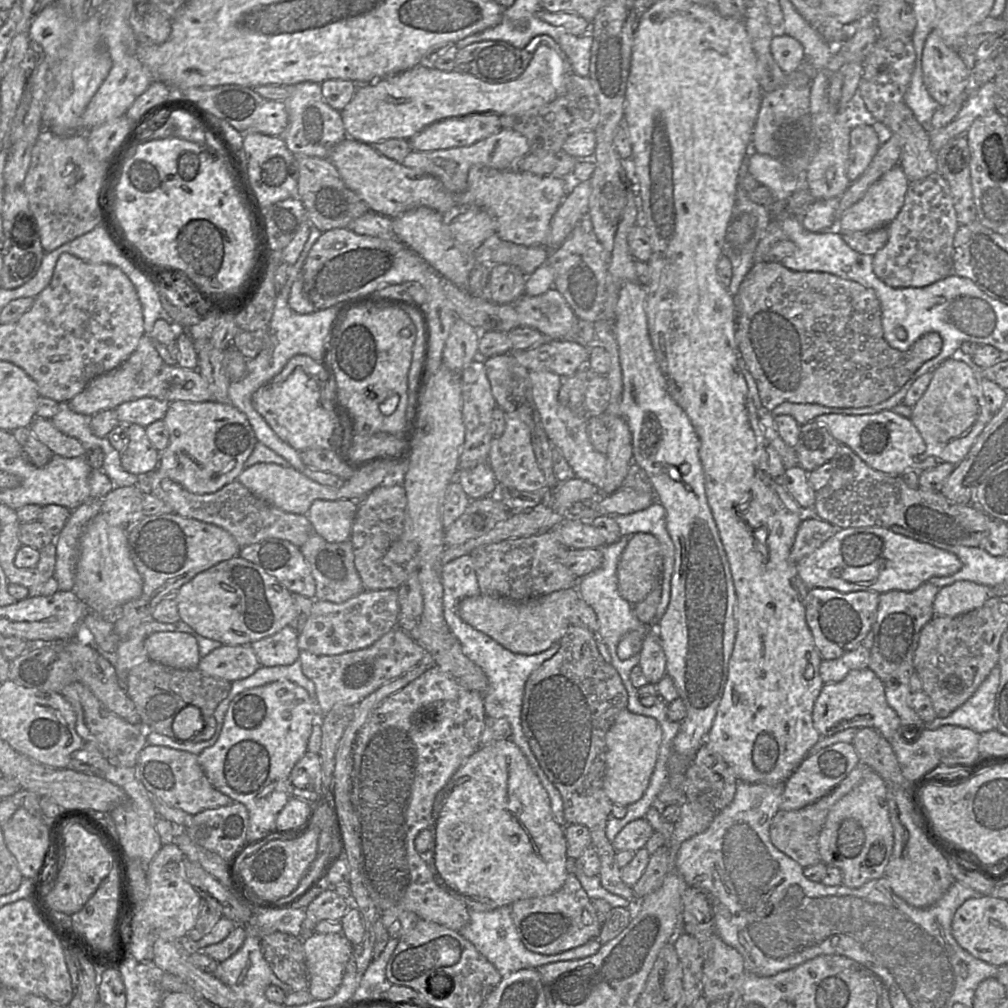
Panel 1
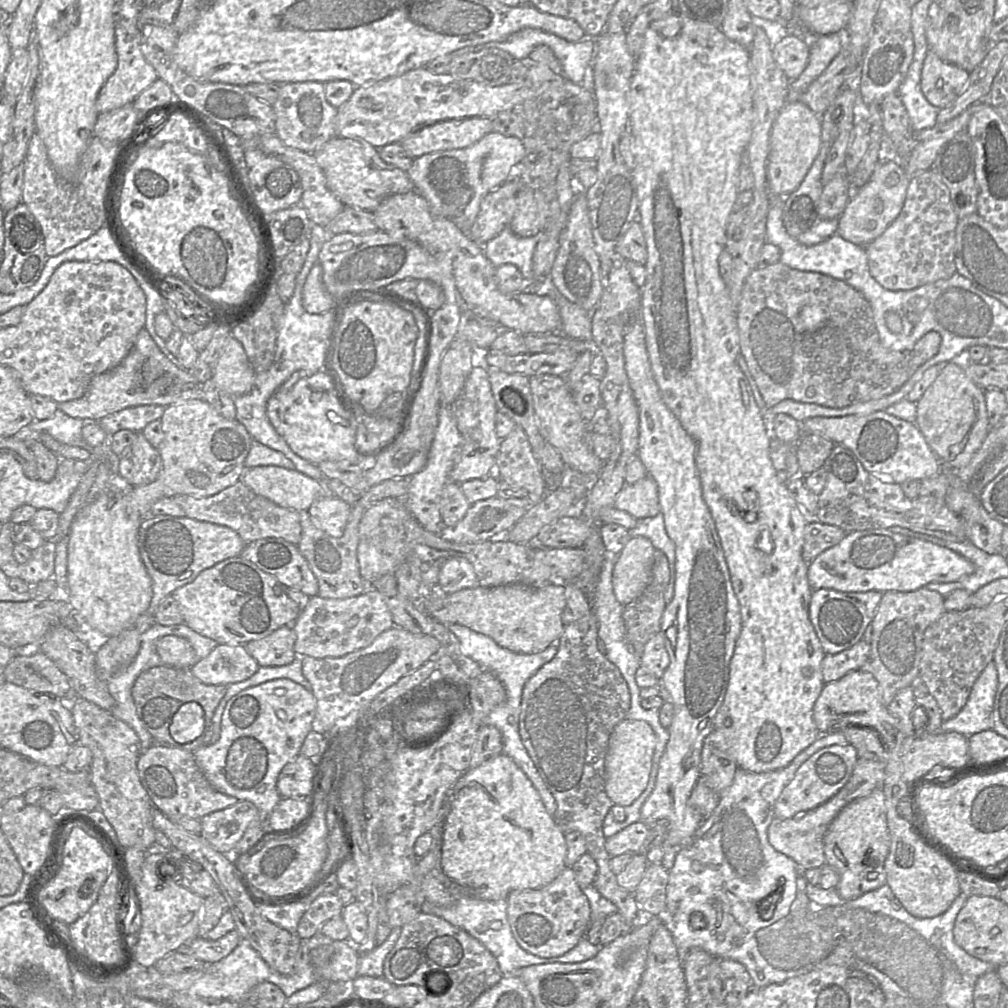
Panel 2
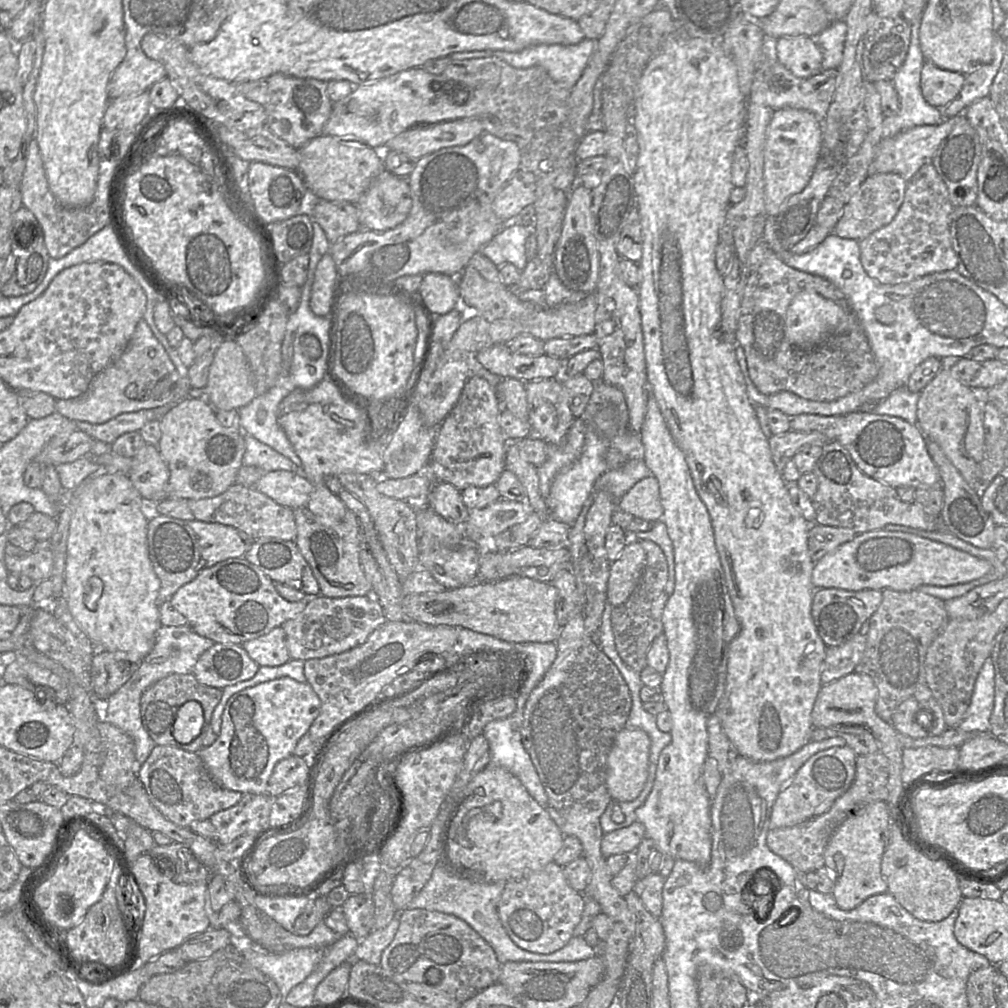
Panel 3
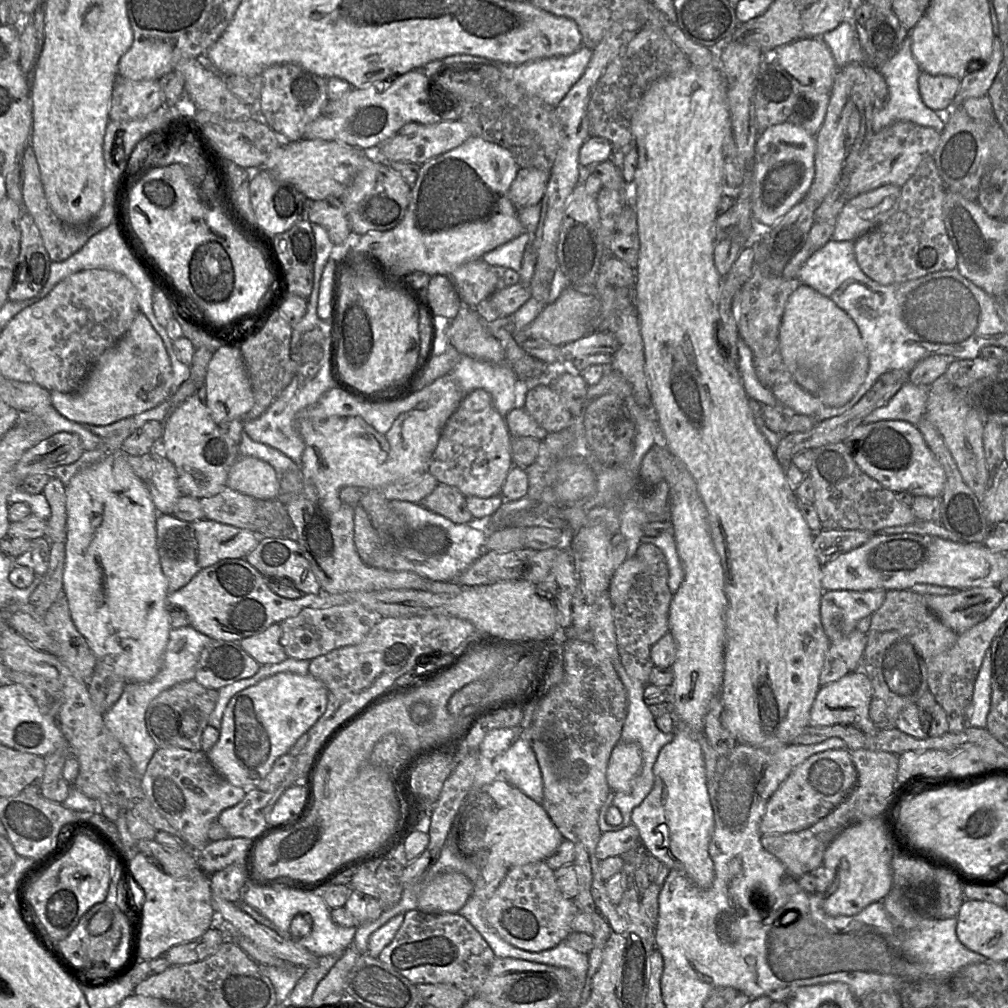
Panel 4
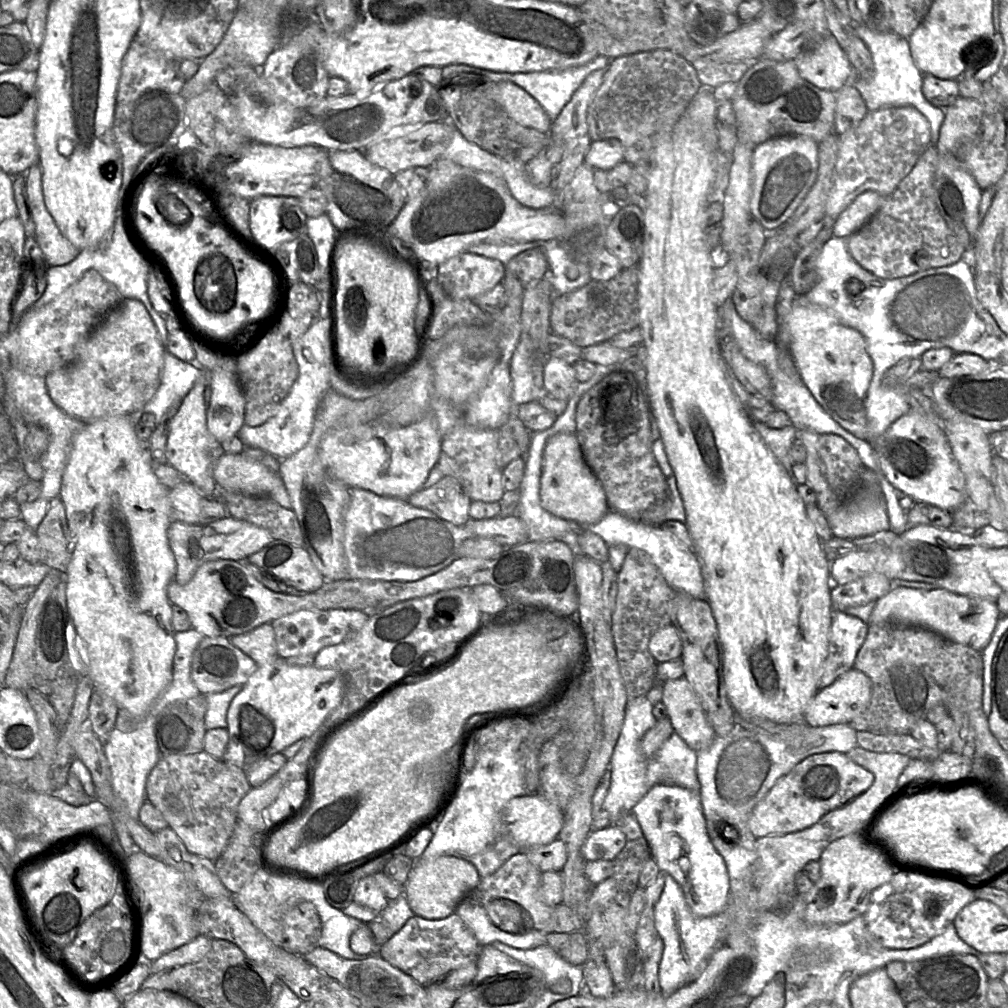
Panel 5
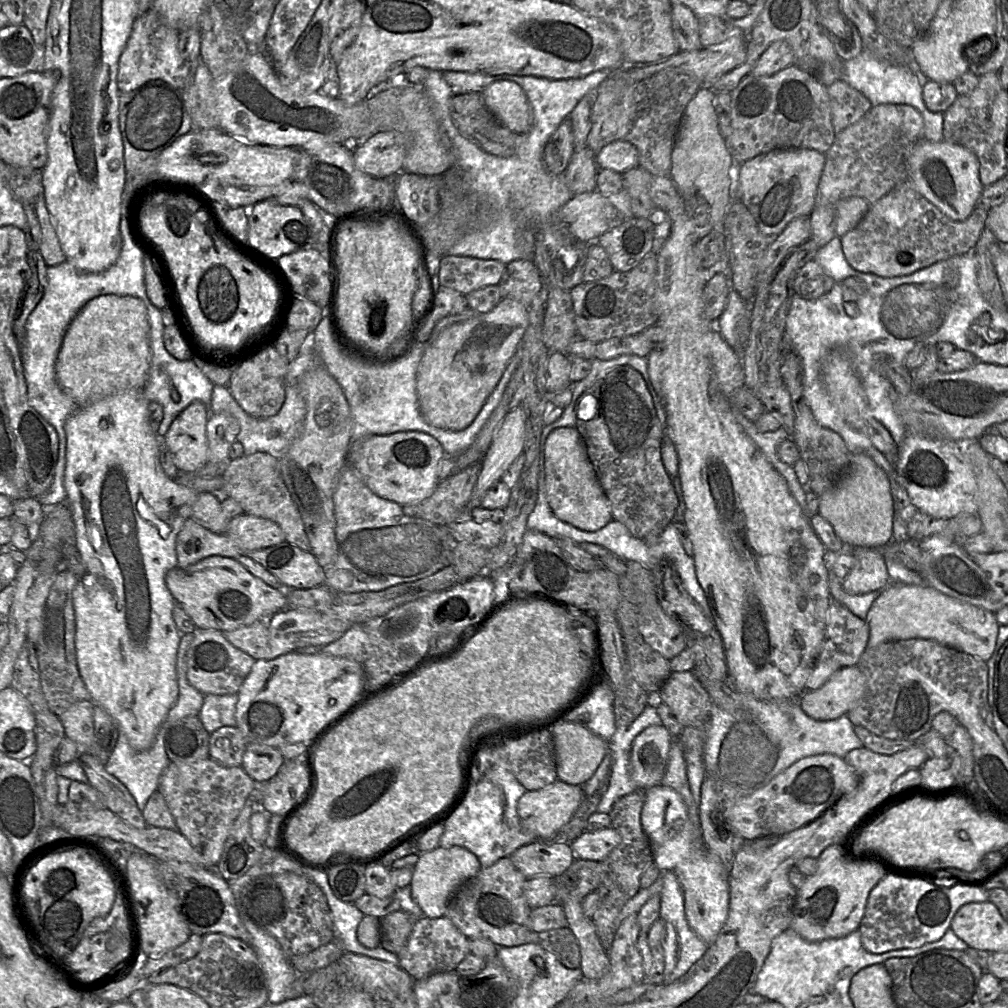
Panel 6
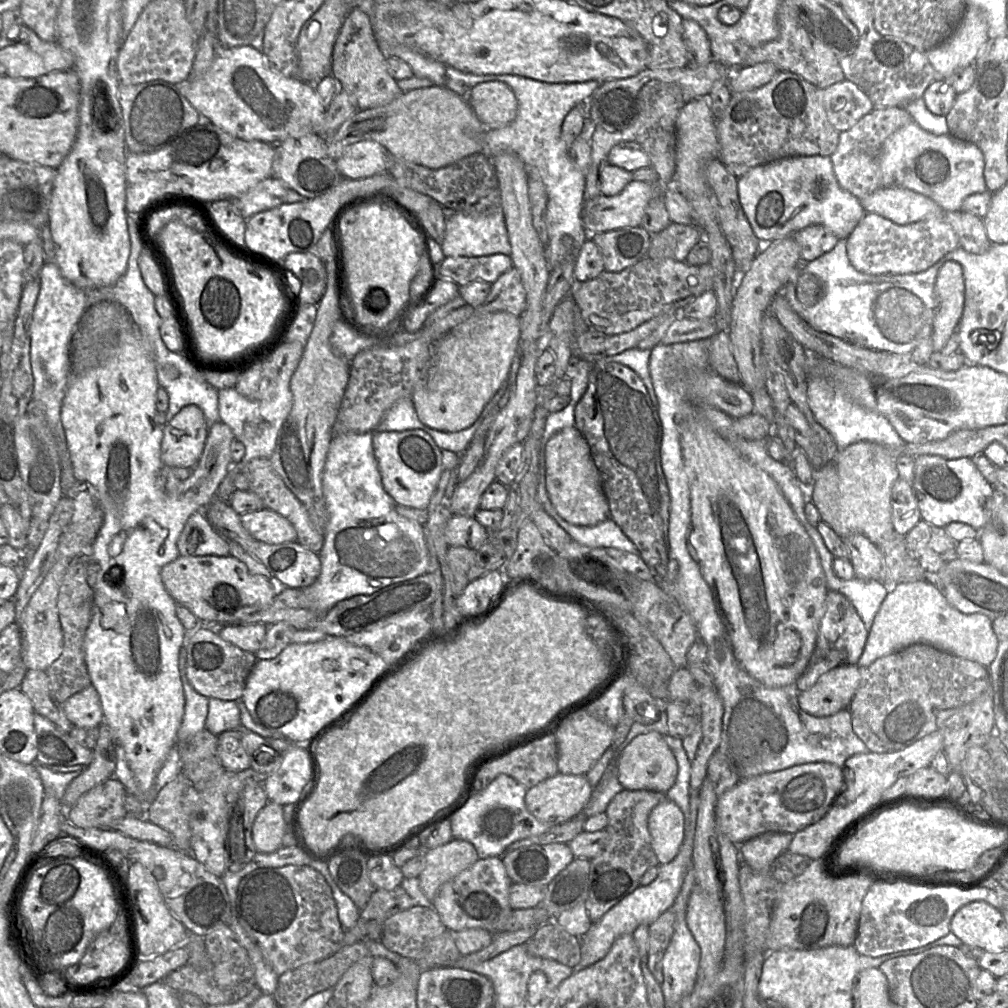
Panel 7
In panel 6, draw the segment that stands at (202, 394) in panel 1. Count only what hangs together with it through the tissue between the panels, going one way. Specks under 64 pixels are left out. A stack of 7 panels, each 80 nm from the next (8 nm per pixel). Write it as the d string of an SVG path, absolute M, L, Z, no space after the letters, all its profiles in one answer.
M108 294L98 296L90 300L73 319L65 334L55 365L56 378L59 386L62 388L67 396L69 396L74 402L76 402L77 409L103 399L111 398L112 396L125 391L141 391L148 381L149 370L151 366L151 349L149 335L150 323L148 319L147 309L144 302L140 298L134 296L118 296Z

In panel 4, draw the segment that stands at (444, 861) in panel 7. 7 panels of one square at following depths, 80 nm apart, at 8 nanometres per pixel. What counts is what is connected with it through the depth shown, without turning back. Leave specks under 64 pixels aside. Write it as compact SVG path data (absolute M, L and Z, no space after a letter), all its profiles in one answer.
M450 872L439 875L422 889L417 909L428 914L458 912L472 890L472 883L461 873Z

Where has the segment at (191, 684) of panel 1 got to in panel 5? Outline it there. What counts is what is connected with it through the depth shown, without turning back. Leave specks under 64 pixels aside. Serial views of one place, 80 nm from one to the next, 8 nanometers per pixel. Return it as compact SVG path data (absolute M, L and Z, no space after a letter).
M206 695L174 702L157 717L155 737L162 756L188 755L203 751Z

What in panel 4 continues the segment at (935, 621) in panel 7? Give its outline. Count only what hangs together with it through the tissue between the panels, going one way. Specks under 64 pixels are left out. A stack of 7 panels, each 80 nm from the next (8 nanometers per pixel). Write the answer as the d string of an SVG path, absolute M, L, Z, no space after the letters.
M998 586L975 587L947 596L924 596L929 609L957 634L988 618L1005 597Z

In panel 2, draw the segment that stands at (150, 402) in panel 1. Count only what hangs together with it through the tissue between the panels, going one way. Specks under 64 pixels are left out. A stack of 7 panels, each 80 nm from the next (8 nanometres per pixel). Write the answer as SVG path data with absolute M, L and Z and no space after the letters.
M139 405L124 408L111 413L97 422L110 438L116 432L128 429L133 432L142 432L147 424L154 420L160 420L168 406Z

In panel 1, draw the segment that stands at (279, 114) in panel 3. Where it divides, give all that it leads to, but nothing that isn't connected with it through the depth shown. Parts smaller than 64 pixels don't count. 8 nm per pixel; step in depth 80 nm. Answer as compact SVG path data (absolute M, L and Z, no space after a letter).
M319 83L294 85L292 94L283 102L288 113L288 126L281 137L293 155L327 158L331 150L347 137L340 112L326 103Z

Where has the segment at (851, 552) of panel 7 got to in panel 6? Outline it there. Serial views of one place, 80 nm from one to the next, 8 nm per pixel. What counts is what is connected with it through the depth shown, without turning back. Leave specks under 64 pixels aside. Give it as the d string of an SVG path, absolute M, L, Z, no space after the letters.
M857 548L852 553L855 564L843 580L843 589L852 595L883 590L890 583L888 570L883 556L873 548Z

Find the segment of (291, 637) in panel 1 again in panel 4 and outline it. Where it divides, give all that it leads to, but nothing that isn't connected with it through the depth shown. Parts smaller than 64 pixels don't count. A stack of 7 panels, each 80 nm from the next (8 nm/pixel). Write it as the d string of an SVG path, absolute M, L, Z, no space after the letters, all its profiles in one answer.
M273 624L257 635L240 640L238 644L260 666L277 664L288 658L280 638L280 625Z

